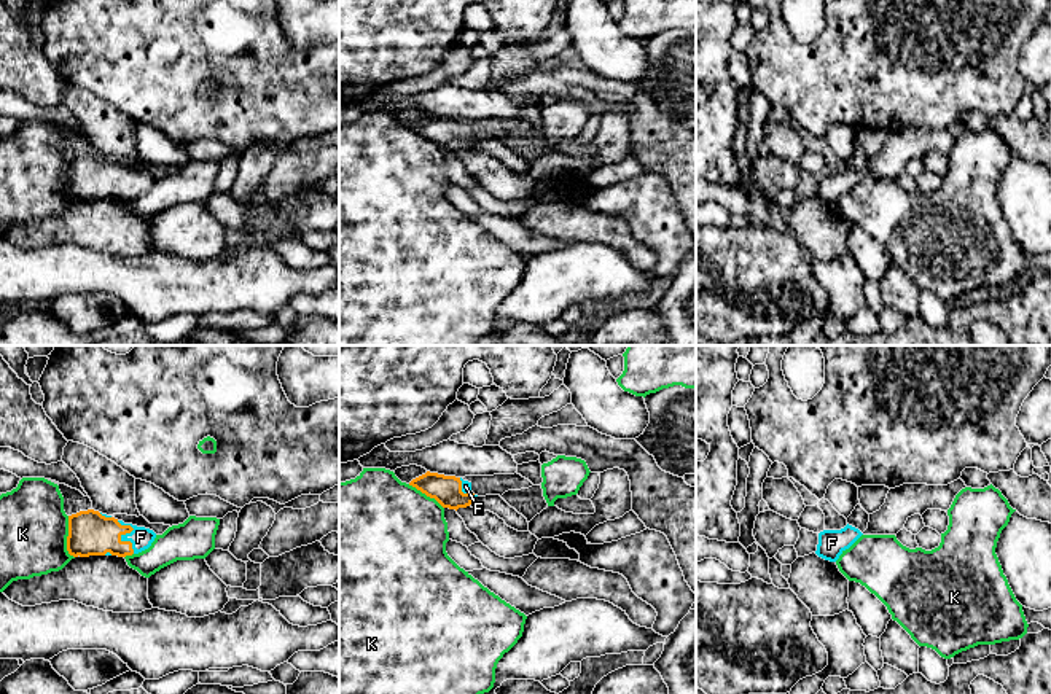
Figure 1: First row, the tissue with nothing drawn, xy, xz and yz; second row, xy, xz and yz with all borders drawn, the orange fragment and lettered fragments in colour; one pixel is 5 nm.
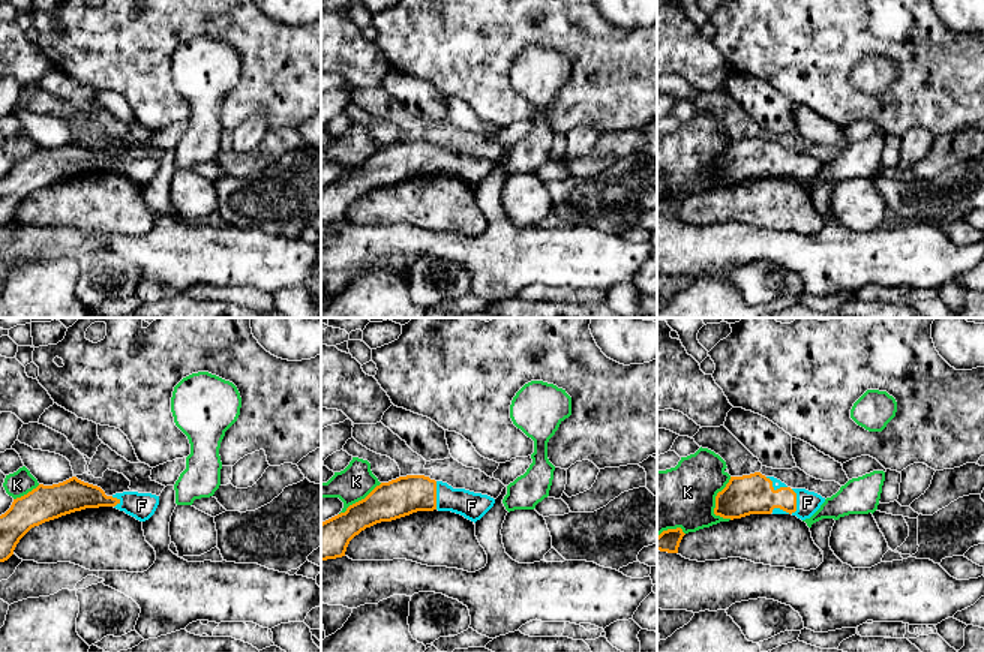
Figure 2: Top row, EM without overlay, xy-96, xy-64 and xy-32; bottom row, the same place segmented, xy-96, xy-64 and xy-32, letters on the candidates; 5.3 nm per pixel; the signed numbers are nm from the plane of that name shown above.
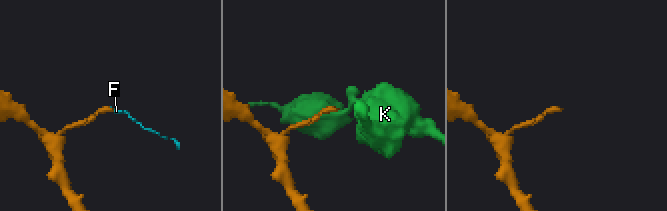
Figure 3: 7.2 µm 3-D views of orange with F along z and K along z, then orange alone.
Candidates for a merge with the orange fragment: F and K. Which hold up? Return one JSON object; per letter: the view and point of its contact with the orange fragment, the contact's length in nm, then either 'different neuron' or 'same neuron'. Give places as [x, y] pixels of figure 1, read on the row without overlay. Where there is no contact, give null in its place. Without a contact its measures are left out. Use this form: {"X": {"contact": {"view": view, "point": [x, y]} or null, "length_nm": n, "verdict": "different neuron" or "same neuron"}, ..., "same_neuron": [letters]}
{"F": {"contact": {"view": "xy", "point": [125, 177]}, "length_nm": 190, "verdict": "same neuron"}, "K": {"contact": {"view": "xy", "point": [67, 180]}, "length_nm": 220, "verdict": "different neuron"}, "same_neuron": ["F"]}

